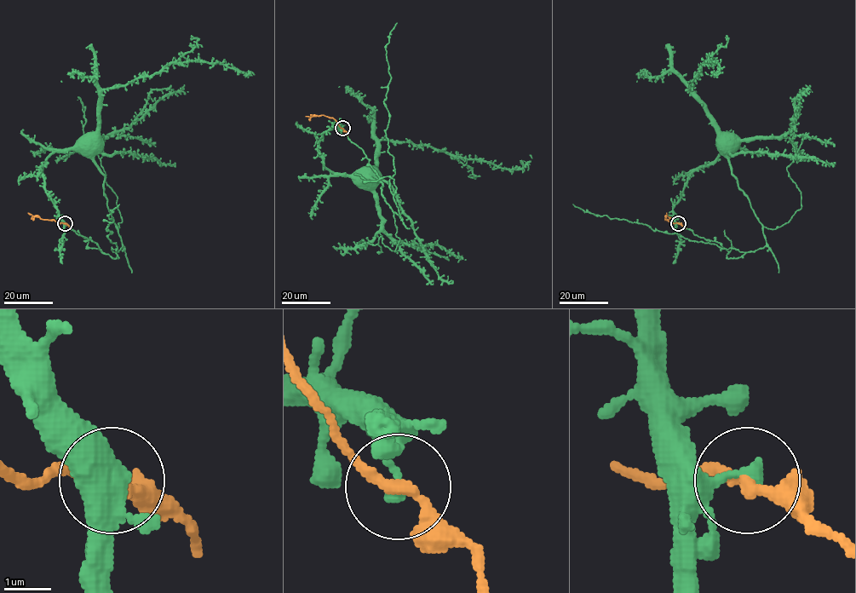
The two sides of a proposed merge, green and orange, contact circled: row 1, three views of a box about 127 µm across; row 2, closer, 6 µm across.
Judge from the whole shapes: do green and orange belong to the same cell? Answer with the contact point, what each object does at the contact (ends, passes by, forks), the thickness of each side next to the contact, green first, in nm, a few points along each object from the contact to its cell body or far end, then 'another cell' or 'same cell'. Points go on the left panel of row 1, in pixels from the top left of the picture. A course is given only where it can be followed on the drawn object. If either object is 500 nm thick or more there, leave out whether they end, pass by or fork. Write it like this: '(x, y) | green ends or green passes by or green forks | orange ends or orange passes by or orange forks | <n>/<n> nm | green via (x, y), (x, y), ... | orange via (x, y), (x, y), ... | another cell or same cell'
(65, 223) | green ends | orange passes by | 280/240 nm | green via (64, 223), (55, 203), (46, 191), (40, 167), (53, 153), (71, 149), (84, 152), (80, 147) | orange via (64, 223), (42, 220), (28, 213) | same cell

